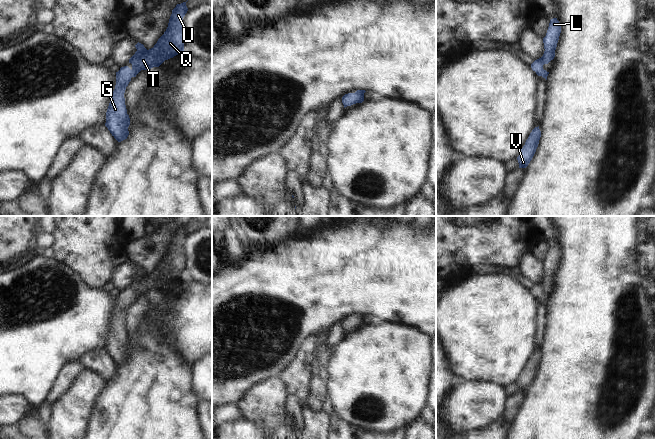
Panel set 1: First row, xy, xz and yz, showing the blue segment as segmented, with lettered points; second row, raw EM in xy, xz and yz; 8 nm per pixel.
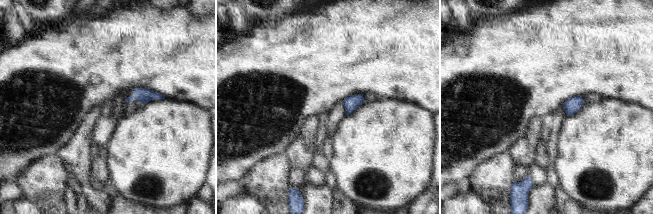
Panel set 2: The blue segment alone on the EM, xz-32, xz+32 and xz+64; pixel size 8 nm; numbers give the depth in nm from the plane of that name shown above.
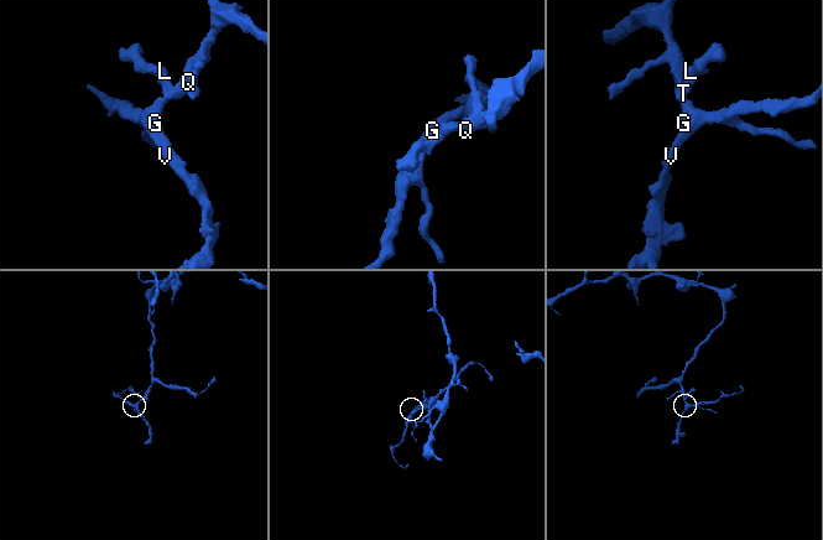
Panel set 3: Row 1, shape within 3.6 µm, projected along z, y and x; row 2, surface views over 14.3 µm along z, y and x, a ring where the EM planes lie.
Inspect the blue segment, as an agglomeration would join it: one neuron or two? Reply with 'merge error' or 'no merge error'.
no merge error

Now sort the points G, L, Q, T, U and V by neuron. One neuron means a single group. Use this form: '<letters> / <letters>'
G L Q T U V

